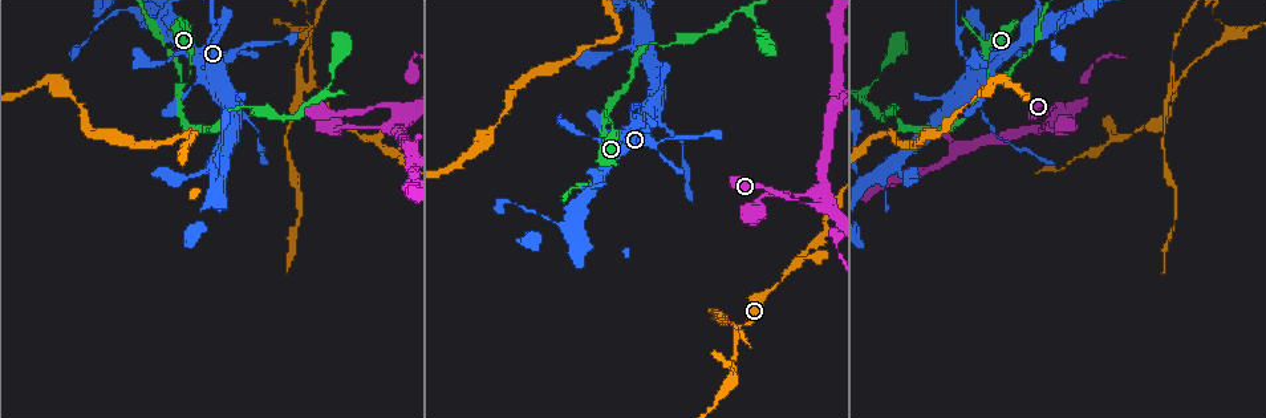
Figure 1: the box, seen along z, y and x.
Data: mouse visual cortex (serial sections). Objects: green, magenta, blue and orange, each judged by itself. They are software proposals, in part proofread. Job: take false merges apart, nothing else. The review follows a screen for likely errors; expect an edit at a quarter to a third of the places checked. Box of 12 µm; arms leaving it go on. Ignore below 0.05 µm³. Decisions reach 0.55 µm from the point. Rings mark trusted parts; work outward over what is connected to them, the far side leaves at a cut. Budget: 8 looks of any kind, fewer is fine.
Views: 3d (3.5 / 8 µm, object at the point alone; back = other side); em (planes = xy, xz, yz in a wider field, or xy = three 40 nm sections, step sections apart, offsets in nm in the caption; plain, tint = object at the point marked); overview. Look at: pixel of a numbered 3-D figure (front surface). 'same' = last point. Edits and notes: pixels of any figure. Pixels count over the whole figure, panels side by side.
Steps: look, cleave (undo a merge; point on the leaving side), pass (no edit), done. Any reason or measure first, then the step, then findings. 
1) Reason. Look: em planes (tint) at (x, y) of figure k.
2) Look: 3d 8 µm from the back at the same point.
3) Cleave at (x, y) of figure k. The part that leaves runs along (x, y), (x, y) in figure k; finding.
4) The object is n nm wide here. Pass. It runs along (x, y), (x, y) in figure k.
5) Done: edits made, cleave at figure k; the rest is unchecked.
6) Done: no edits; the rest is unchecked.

Branch point. Look: 3d 3.5 µm at (180, 87) of figure 1.

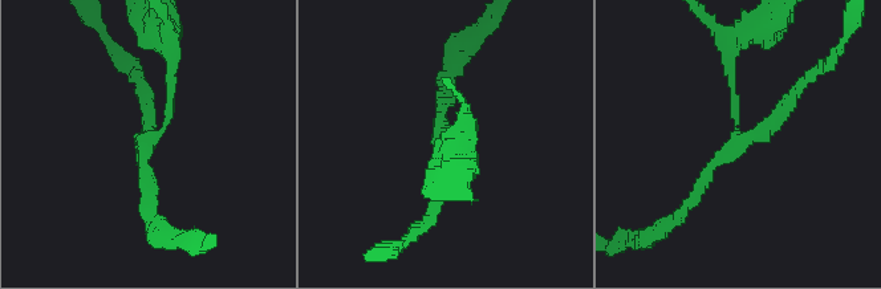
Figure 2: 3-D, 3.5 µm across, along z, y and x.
3 arms meet here; the arms are 100, 150, 200 nm wide; shape alone is not enough. Look: em xy step 1 (tint) at (735, 139) of figure 2.

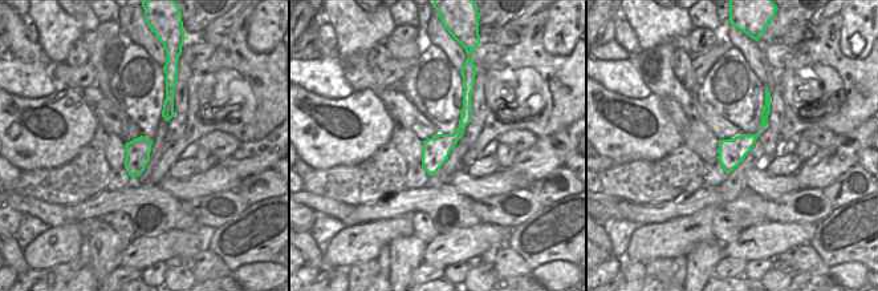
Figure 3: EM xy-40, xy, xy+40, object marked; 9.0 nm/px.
The object is 240 nm wide here. Pass. It runs along (729, 53), (738, 143), (683, 208) in figure 2; all the same cell.

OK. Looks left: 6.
Abrupt turn. Look: 3d 3.5 µm at (398, 116) of figure 1.

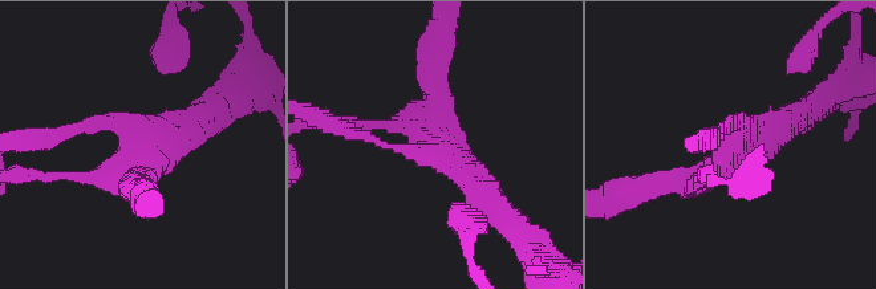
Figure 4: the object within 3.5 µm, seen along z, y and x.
4 arms meet here; the arms are 150, 150, 300, 350 nm wide; shape alone is not enough. Look: em xy step 3 (plain) at (727, 152) of figure 4.

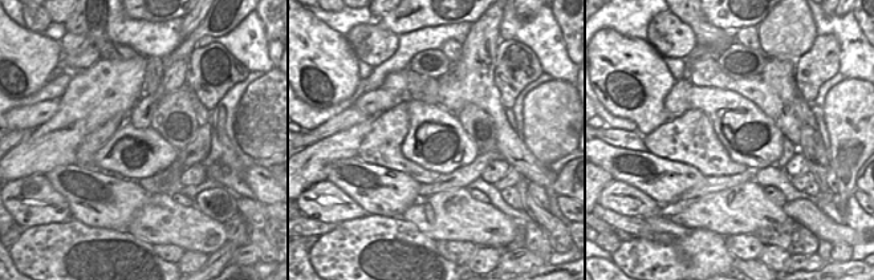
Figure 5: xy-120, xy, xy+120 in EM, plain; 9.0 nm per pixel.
Look: em xy step 3 (tint) at the same point.

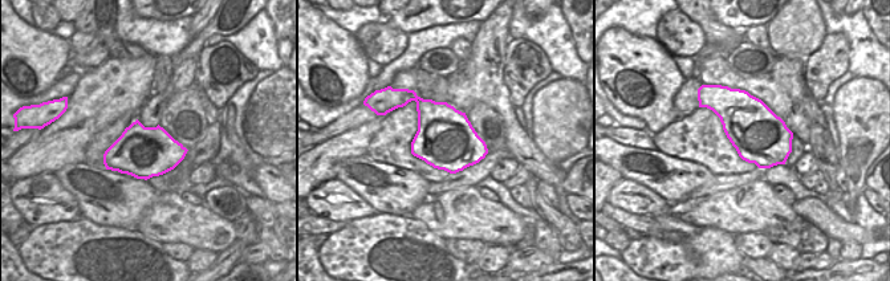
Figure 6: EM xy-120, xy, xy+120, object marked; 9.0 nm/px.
Pass. It runs along (373, 138), (438, 151), (434, 66) in figure 4; continuous, no second cell.

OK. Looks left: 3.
Looks like a crossing. Look: 3d 8 µm at (312, 84) of figure 1.

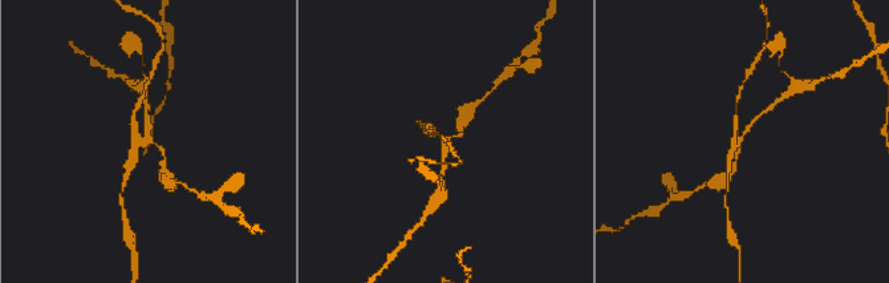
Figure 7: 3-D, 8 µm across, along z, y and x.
Look: em xy step 3 (tint) at (448, 137) of figure 7.

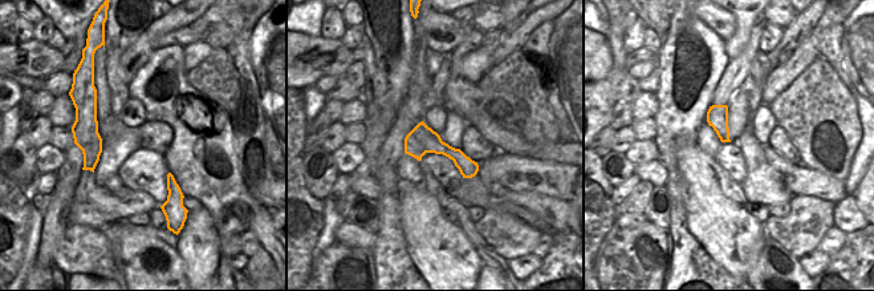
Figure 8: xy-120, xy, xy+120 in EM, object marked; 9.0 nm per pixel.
4 arms meet here; the arms are 150, 150, 150, 200 nm wide. Cleave at (132, 154) of figure 7. The part that leaves runs along (143, 140), (133, 152), (122, 188) in figure 7; two cells meet here.

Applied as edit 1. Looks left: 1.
Done: edits made, cleave at figure 7; the rest is unchecked.

